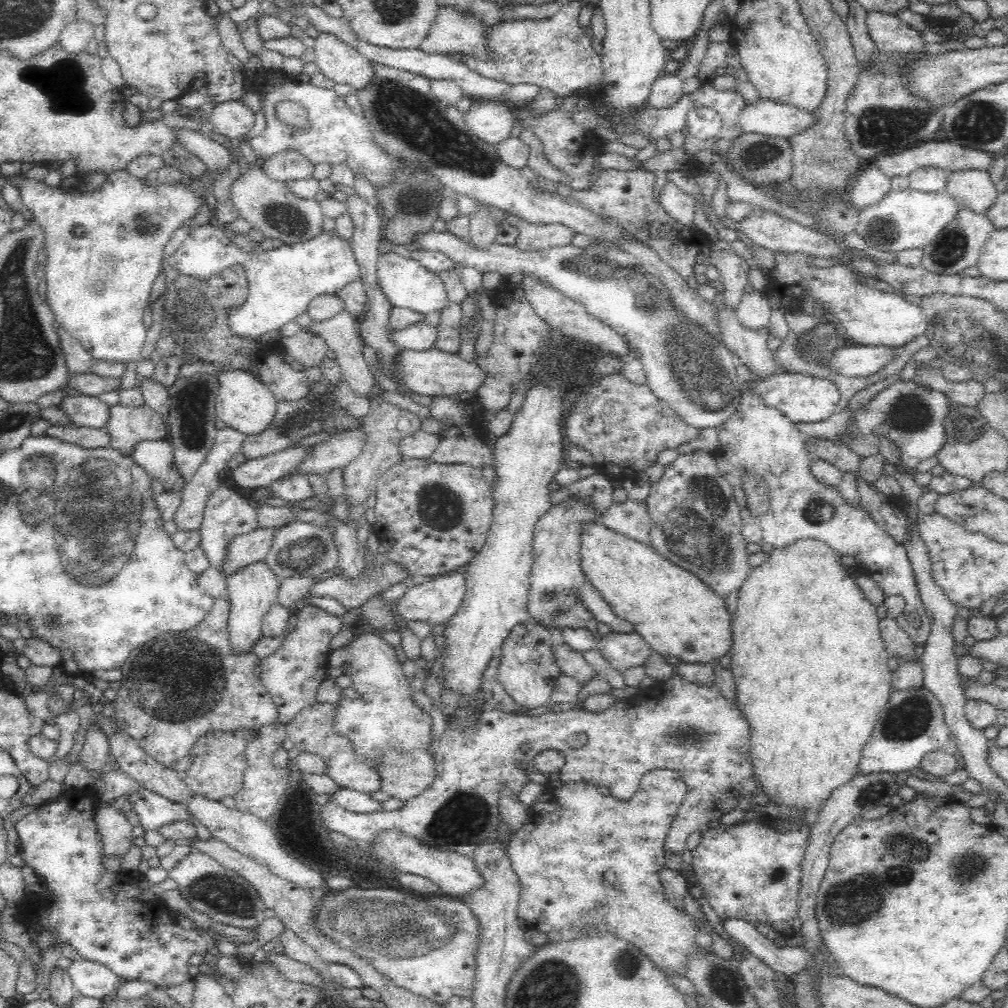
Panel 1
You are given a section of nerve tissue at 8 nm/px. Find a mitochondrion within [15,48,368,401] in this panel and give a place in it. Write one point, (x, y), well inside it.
(63, 84)

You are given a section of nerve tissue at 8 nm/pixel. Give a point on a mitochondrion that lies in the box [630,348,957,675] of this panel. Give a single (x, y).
(697, 528)

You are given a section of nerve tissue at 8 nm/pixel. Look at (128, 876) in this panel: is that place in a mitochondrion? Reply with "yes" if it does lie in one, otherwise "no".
no

